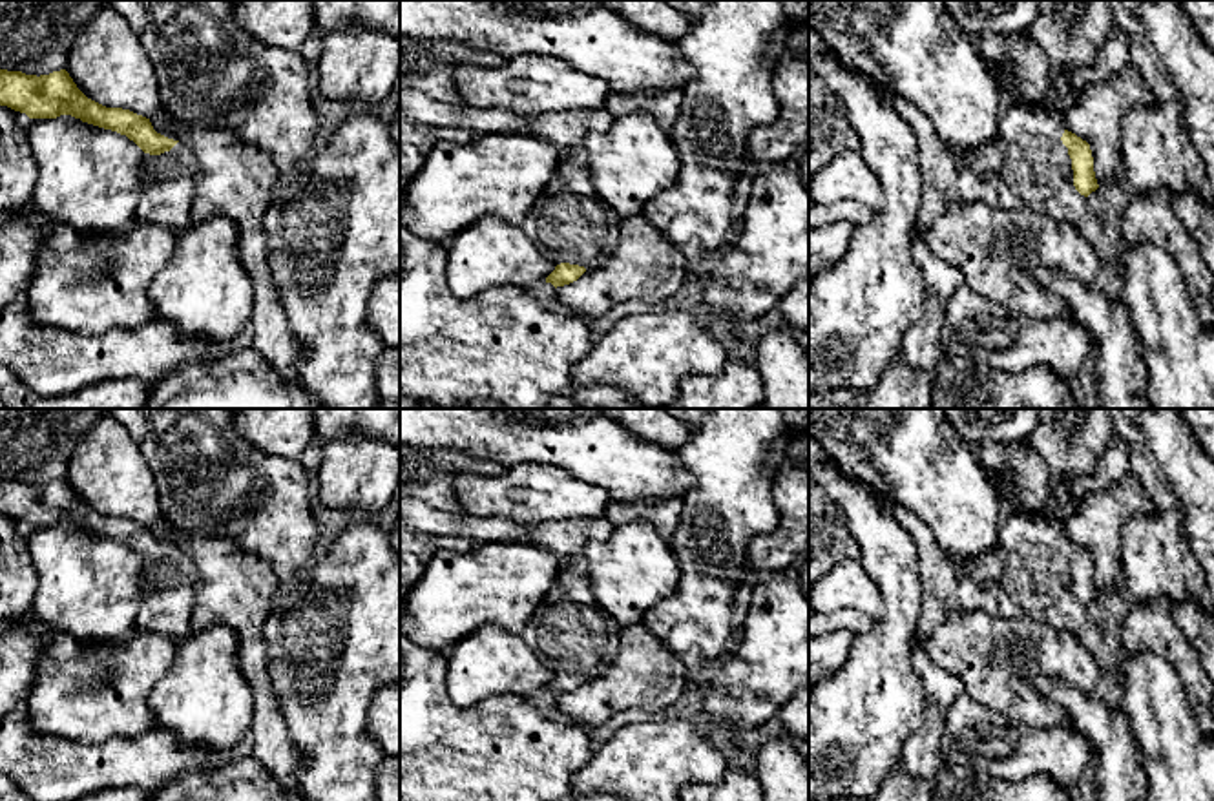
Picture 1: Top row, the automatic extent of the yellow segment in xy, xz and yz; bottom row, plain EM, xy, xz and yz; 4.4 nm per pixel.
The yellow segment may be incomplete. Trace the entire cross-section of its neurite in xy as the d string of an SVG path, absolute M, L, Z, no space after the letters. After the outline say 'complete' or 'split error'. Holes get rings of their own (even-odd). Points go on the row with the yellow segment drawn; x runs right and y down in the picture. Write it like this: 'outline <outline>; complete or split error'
outline M0 69L0 106L26 113L29 119L71 115L126 135L144 151L137 217L173 234L188 228L197 159L186 142L157 133L142 115L88 99L66 69L40 77Z; split error

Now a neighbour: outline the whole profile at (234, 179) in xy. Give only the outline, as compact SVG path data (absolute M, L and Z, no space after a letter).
M161 106L150 119L153 130L168 139L186 142L197 159L197 177L190 208L194 226L210 217L226 217L237 228L237 261L248 272L254 286L252 348L272 367L285 383L299 383L298 367L309 356L307 348L292 336L281 307L279 290L272 276L272 261L263 217L270 203L274 182L279 175L272 157L245 144L234 131L219 126L194 126L181 122Z

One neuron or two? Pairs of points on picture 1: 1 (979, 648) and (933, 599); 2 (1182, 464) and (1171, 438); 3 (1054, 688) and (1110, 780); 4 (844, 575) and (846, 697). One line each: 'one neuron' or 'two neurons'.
1: two neurons
2: one neuron
3: one neuron
4: two neurons

